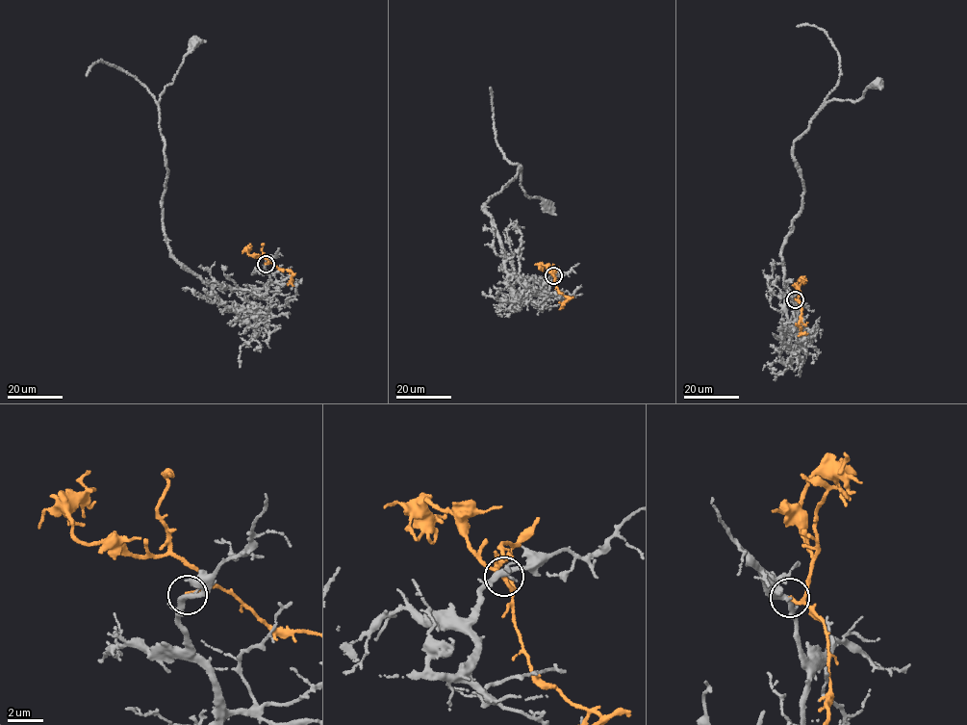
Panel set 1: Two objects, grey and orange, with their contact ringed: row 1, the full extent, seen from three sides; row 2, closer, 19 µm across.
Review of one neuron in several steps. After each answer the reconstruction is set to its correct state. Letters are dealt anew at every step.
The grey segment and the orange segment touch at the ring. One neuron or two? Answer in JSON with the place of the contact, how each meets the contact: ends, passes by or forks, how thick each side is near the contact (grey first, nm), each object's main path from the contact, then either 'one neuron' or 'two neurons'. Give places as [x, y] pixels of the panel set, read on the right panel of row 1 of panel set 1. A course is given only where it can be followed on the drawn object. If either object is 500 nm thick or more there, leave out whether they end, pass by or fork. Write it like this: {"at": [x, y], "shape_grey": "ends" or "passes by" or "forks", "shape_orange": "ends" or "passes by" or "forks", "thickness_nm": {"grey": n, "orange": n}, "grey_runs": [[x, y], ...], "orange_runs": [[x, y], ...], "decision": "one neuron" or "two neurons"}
{"at": [795, 299], "shape_grey": "passes by", "shape_orange": "ends", "thickness_nm": {"grey": 320, "orange": 200}, "grey_runs": [[795, 299], [801, 324], [780, 254], [804, 192], [794, 142], [827, 102], [856, 102], [877, 83]], "orange_runs": [[795, 299], [800, 301], [801, 314], [798, 326], [801, 333], [807, 333]], "decision": "two neurons"}

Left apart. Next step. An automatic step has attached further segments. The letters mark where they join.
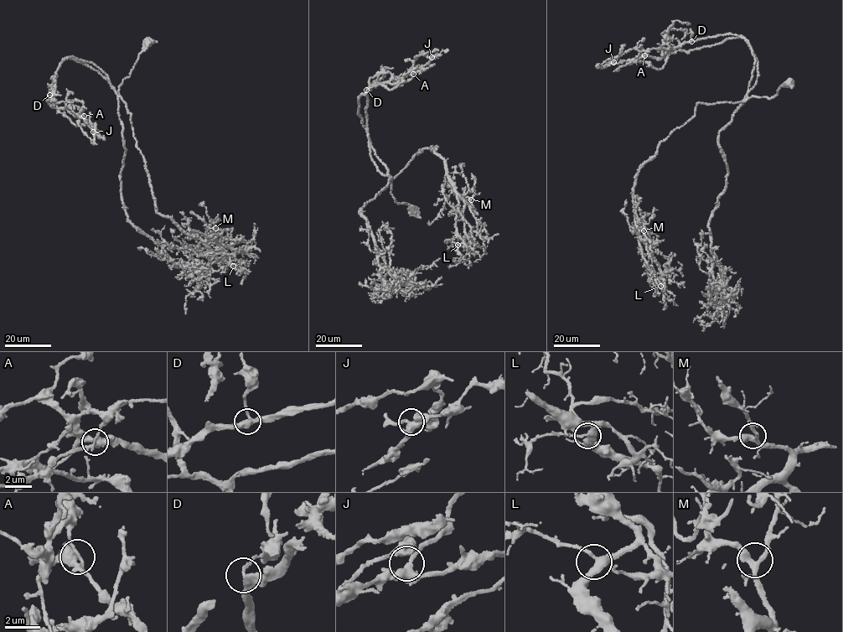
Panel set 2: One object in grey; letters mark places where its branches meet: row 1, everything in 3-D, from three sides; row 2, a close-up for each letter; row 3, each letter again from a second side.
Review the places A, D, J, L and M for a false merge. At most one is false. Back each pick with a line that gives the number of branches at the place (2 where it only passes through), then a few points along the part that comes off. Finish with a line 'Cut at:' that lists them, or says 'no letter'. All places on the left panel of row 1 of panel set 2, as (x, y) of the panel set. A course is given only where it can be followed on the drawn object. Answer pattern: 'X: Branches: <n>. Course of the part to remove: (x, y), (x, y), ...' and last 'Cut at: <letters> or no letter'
A: Branches: 3. Course of the part to remove: (84, 116), (81, 101), (48, 103), (70, 55), (95, 64), (126, 104), (157, 212), (244, 251), (233, 229)
Cut at: A

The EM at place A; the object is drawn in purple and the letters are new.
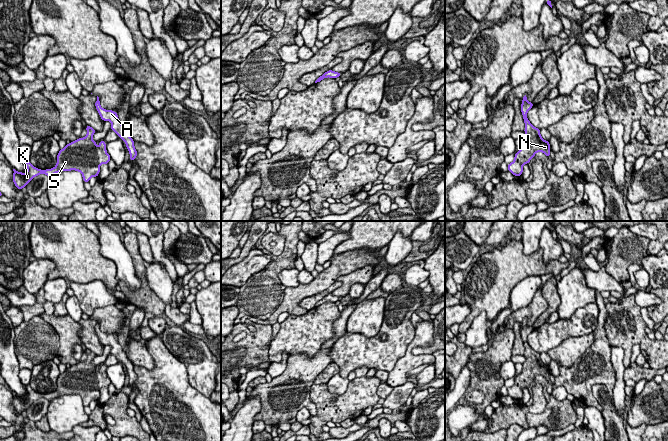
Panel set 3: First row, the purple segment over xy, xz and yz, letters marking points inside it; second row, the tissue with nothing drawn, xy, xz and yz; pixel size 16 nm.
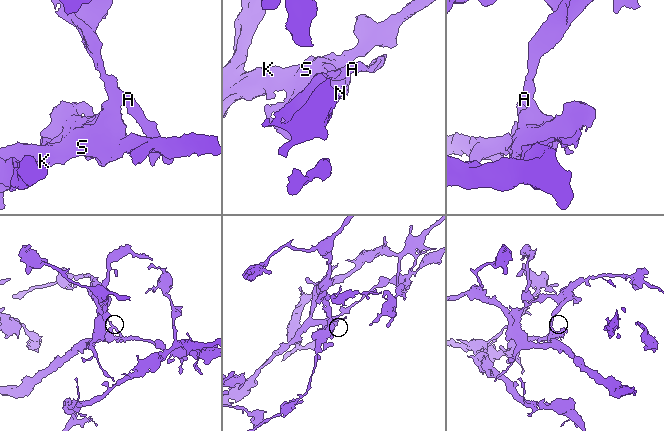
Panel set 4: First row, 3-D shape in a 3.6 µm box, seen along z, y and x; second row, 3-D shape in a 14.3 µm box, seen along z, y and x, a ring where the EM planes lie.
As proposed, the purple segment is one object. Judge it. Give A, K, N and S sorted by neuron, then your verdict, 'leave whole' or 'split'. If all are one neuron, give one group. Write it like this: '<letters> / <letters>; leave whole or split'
A / K N S; split

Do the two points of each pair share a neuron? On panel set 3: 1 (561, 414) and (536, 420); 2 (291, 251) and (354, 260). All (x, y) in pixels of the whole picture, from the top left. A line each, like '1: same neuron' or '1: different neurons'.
1: same neuron
2: different neurons

